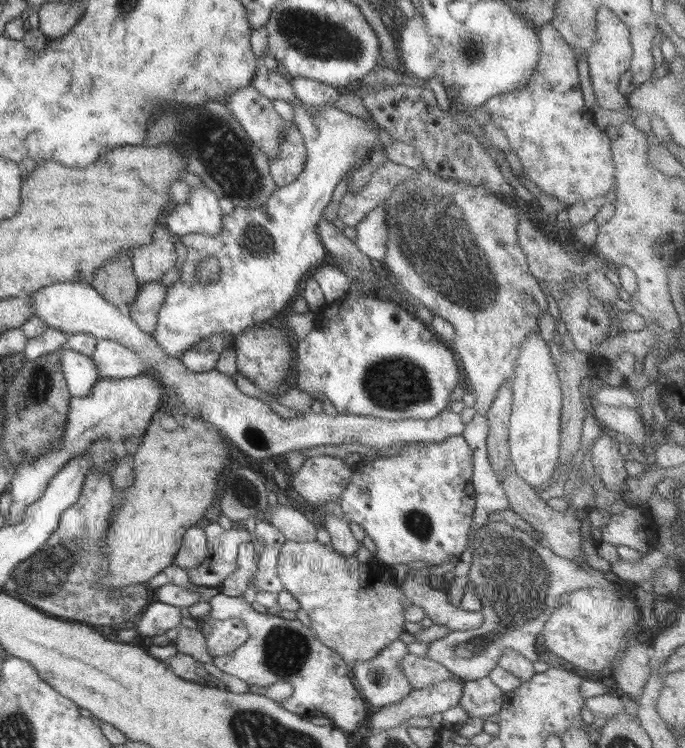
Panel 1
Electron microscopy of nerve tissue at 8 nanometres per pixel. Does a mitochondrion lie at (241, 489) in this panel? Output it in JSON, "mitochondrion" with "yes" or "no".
{"mitochondrion":"yes"}

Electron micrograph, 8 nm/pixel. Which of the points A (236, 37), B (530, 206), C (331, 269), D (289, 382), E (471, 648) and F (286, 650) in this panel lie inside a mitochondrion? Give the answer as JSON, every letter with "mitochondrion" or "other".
{"A":"other","B":"other","C":"other","D":"other","E":"mitochondrion","F":"mitochondrion"}

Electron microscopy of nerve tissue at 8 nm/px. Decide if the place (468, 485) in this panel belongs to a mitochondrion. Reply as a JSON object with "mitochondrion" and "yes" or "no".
{"mitochondrion":"no"}

